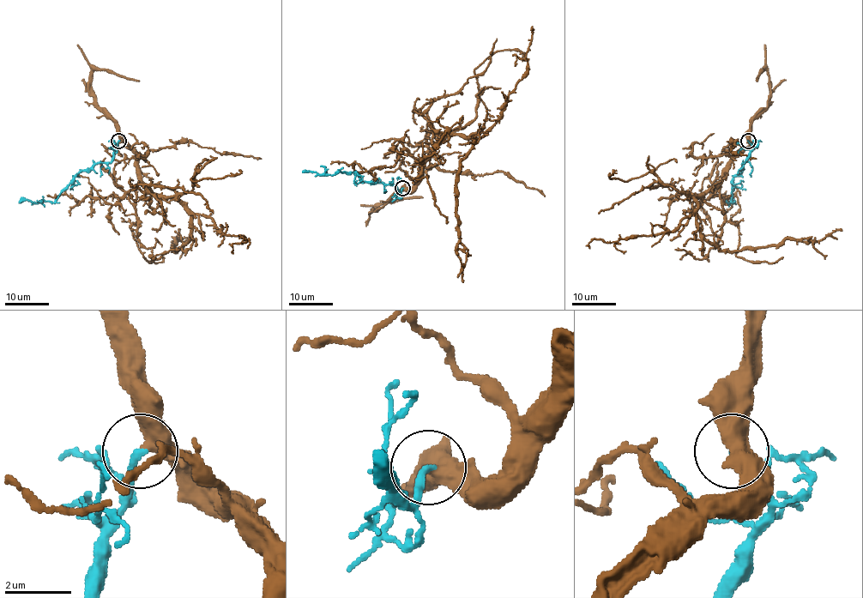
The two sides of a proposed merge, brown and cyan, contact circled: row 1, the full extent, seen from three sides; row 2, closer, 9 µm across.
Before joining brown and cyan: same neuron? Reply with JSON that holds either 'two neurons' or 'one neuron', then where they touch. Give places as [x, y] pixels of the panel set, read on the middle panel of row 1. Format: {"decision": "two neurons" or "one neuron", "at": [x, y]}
{"decision": "one neuron", "at": [402, 188]}

